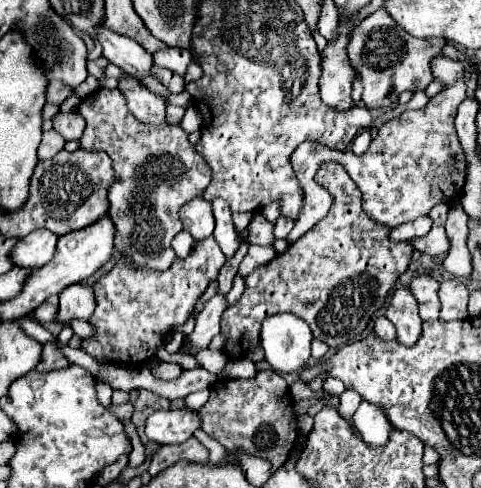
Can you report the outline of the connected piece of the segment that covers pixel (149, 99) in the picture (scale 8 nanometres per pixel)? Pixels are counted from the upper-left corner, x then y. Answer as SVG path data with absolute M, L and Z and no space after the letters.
M121 80L119 82L121 92L127 98L129 110L133 112L133 116L143 122L143 124L151 124L151 126L163 126L169 124L167 122L167 112L165 112L165 100L155 96L153 92L149 92L147 88L143 88L139 82L135 80Z

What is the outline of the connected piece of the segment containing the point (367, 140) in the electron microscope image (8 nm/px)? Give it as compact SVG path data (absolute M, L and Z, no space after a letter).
M363 130L363 132L355 138L351 150L353 150L355 154L363 154L363 152L369 148L369 144L371 144L371 132L369 132L369 130Z

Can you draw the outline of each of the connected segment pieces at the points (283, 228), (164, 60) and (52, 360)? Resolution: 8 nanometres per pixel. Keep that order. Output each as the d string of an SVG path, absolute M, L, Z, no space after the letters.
M279 216L277 222L275 222L275 238L287 238L287 234L291 232L293 228L293 218L287 218L287 216Z
M165 48L161 52L155 52L155 64L169 68L171 72L177 72L179 76L185 76L185 70L189 64L197 64L197 56L191 50L183 48Z
M47 342L43 344L43 354L41 360L37 364L37 372L51 372L51 370L59 370L59 368L67 368L69 360L63 356L63 352L55 346L55 342Z

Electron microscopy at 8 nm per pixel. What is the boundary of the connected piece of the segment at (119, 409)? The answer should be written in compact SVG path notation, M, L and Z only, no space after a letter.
M138 390L130 392L129 402L122 405L110 405L108 408L119 419L131 419L134 413L133 400L136 400L138 396Z

